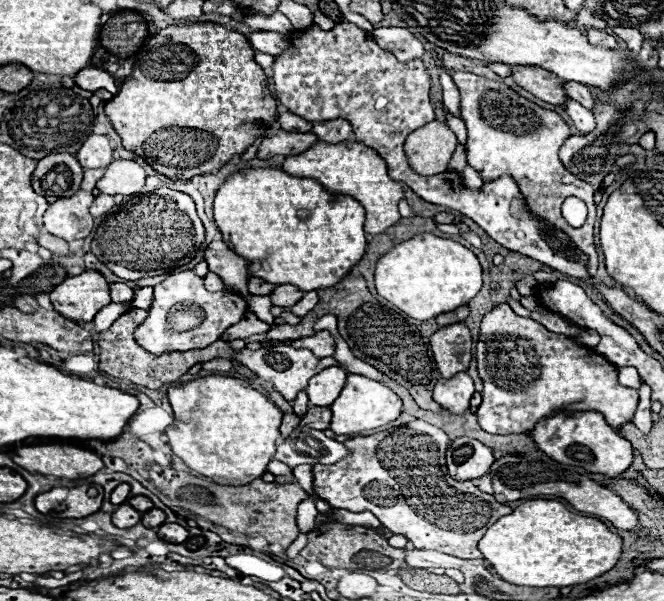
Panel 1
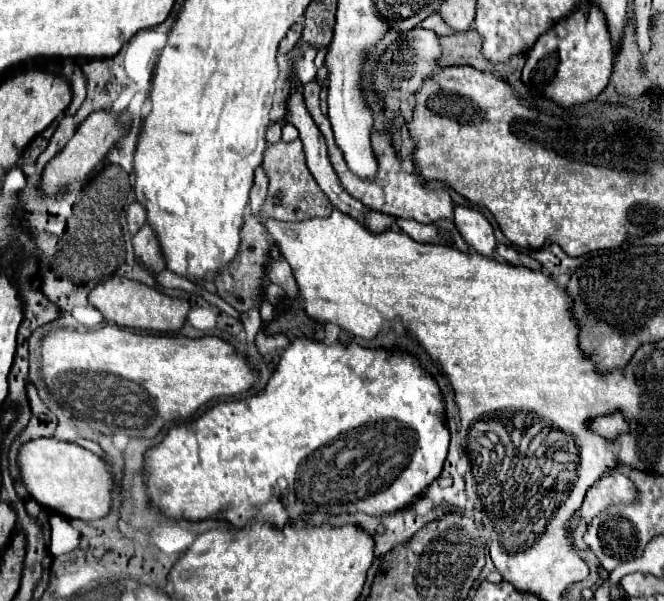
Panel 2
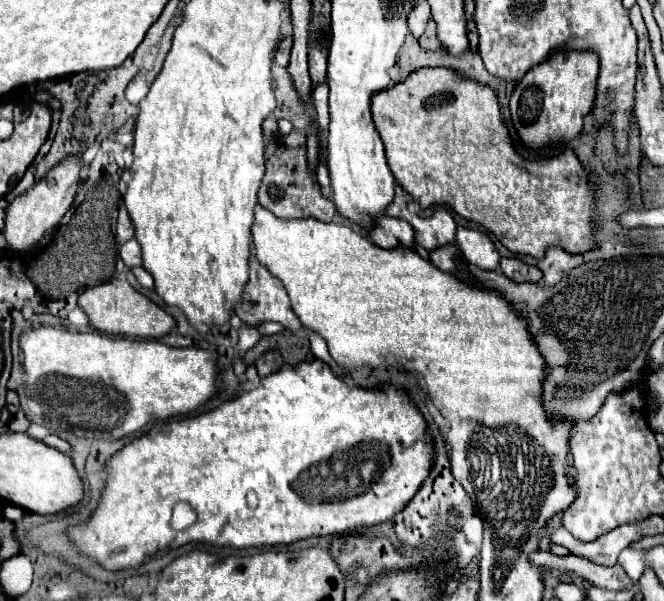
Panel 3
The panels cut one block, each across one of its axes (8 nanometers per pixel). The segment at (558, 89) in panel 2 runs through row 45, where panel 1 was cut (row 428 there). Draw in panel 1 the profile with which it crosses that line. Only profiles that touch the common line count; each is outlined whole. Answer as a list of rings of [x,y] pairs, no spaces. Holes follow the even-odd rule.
[[[558,412],[544,422],[538,422],[532,430],[536,446],[552,460],[568,466],[578,466],[588,472],[598,472],[604,476],[620,476],[632,466],[632,446],[618,430],[610,428],[600,412]]]

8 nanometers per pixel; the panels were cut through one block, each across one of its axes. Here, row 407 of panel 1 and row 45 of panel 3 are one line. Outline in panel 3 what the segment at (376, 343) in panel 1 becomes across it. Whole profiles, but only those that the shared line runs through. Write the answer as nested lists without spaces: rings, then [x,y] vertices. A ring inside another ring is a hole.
[[[430,20],[428,22],[428,26],[426,26],[426,32],[422,34],[422,38],[420,38],[420,48],[422,50],[438,50],[440,48],[440,42],[436,40],[436,24]]]

